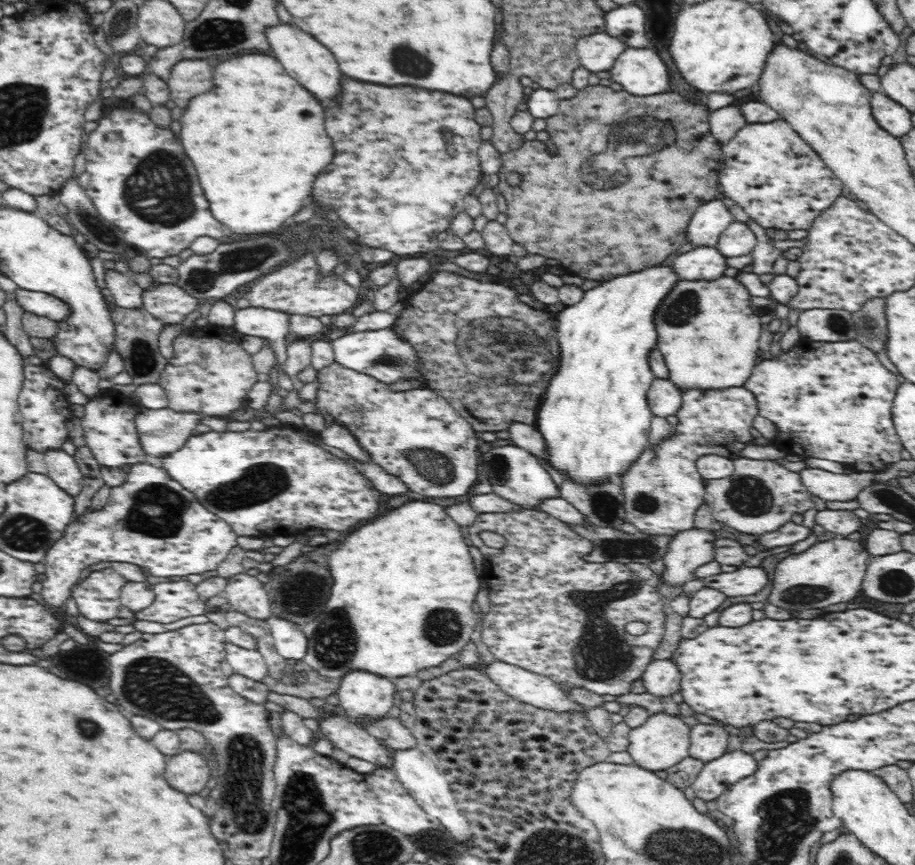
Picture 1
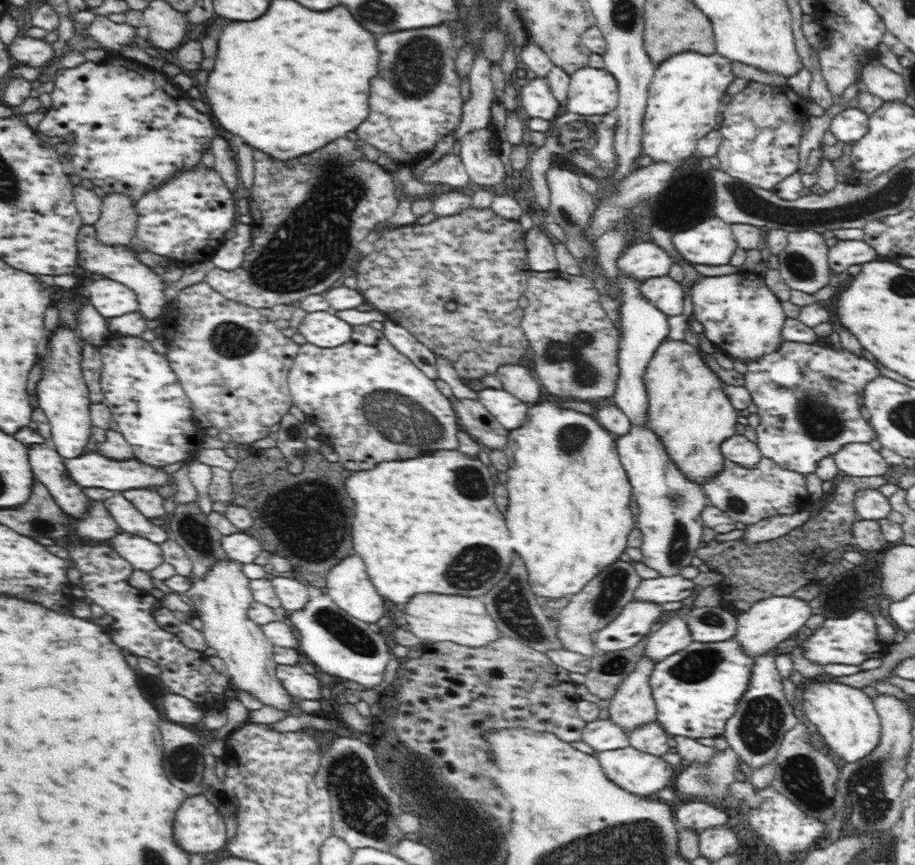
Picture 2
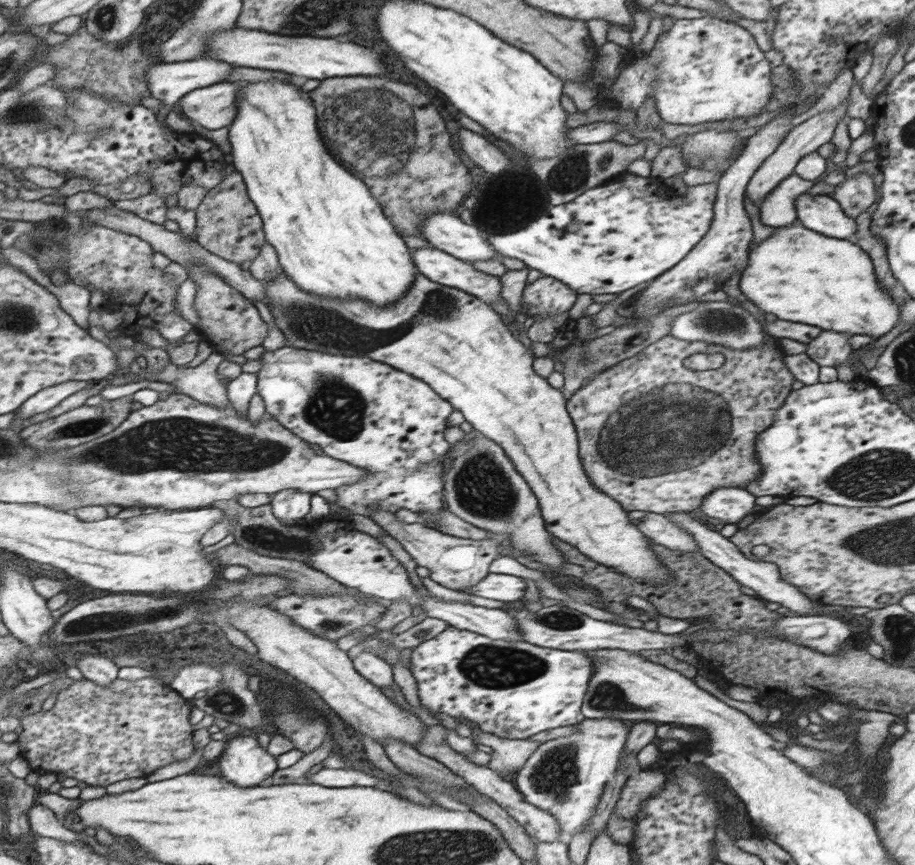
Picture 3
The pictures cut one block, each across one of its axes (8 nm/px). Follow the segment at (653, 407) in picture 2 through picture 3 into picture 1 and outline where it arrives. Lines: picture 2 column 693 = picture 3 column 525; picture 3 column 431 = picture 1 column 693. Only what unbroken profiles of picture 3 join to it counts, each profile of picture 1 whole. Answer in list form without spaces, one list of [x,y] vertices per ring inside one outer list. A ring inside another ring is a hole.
[[[722,275],[714,280],[695,281],[680,279],[656,308],[656,349],[662,353],[668,367],[668,380],[679,390],[726,390],[746,384],[756,365],[762,332],[762,323],[752,310],[750,297],[746,286],[736,277]]]

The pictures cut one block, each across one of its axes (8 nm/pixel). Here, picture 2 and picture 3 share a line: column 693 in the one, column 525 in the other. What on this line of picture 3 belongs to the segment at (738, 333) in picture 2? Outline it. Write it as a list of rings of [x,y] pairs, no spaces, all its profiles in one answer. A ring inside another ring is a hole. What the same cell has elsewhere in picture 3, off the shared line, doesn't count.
[[[542,275],[526,284],[521,298],[521,318],[533,316],[540,321],[550,316],[558,316],[569,310],[576,302],[578,293],[570,286],[552,277]]]

